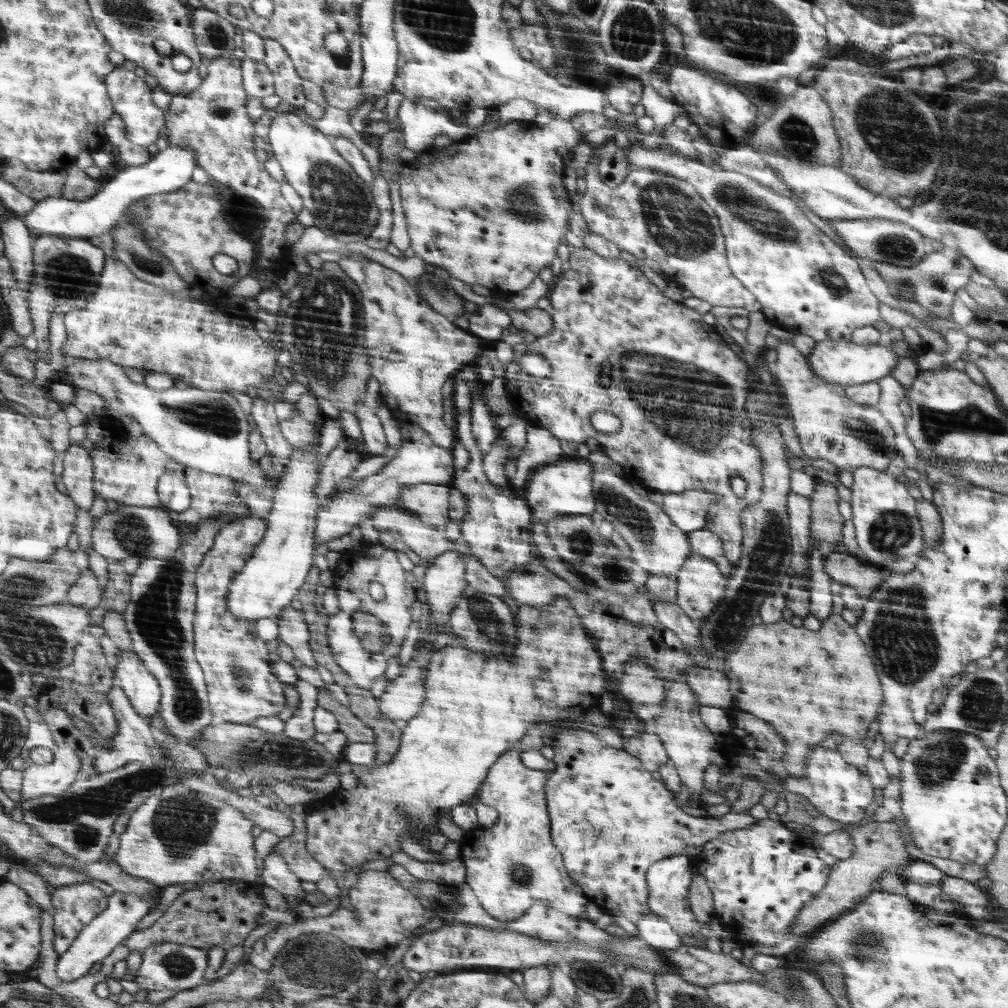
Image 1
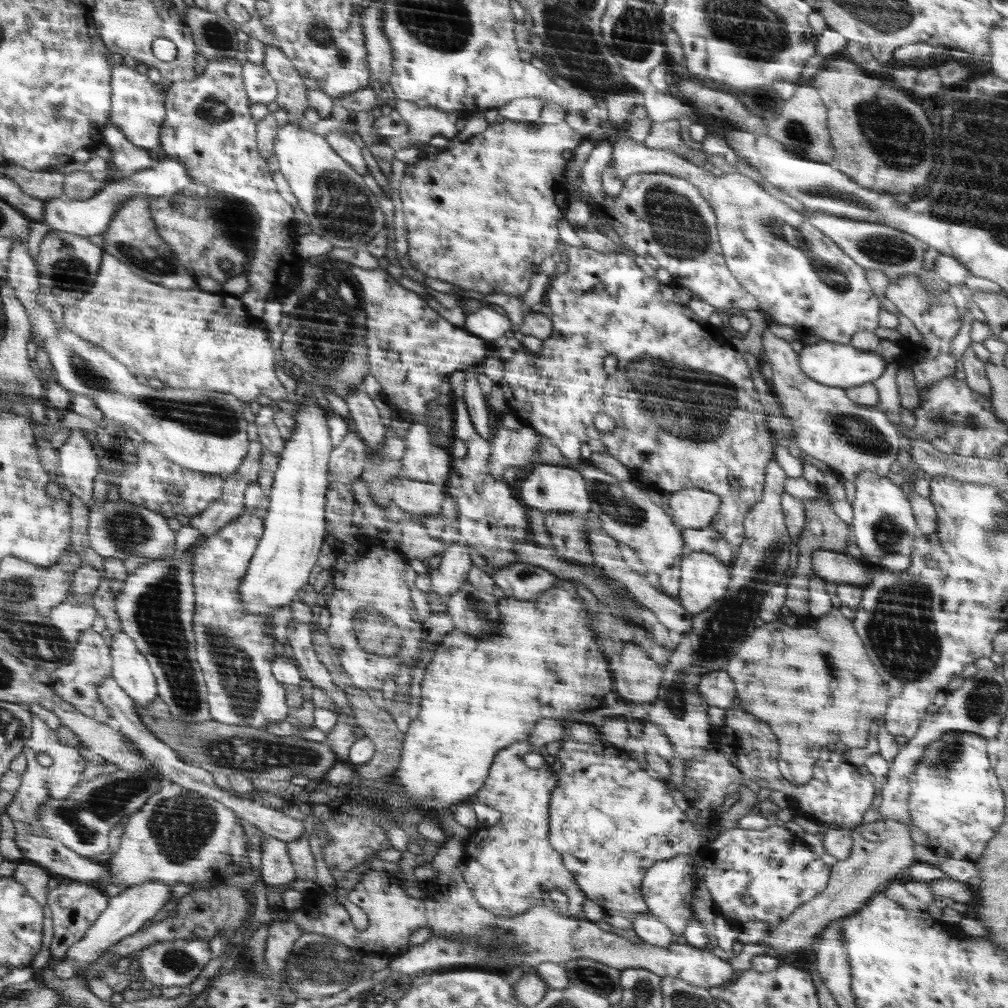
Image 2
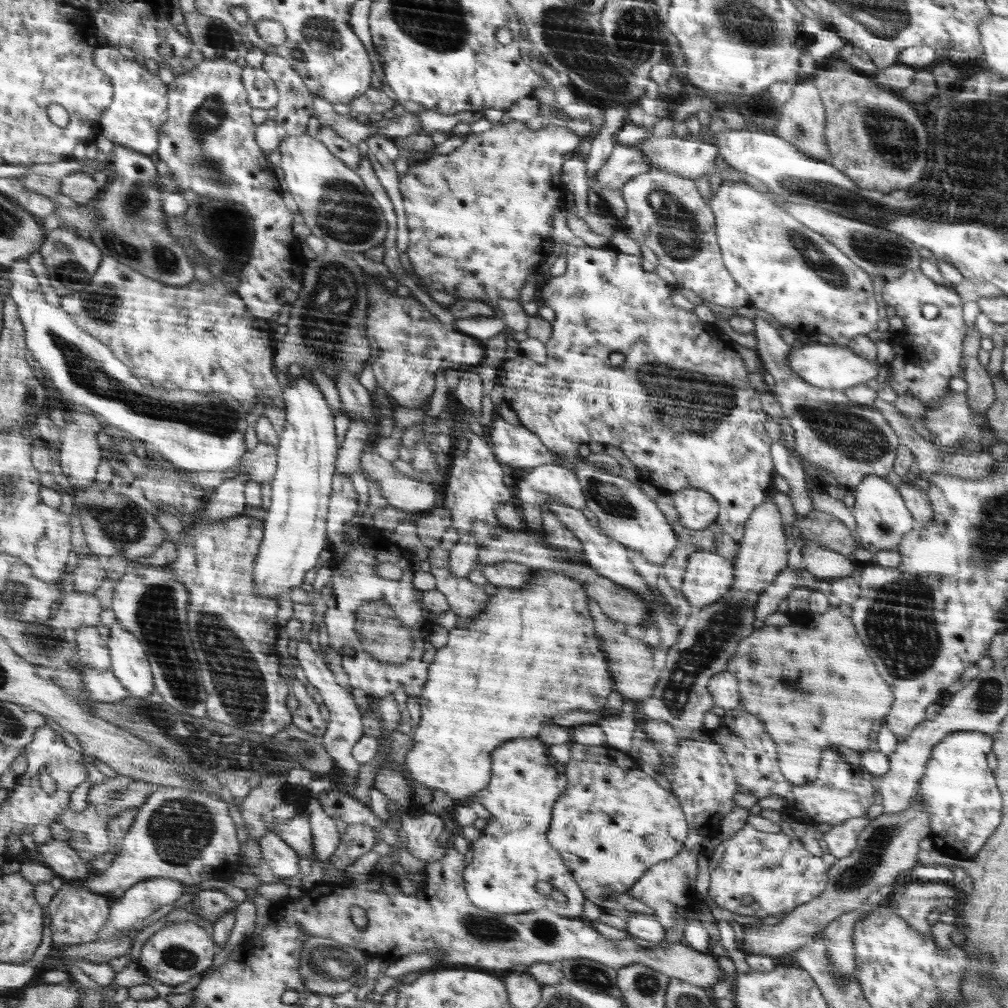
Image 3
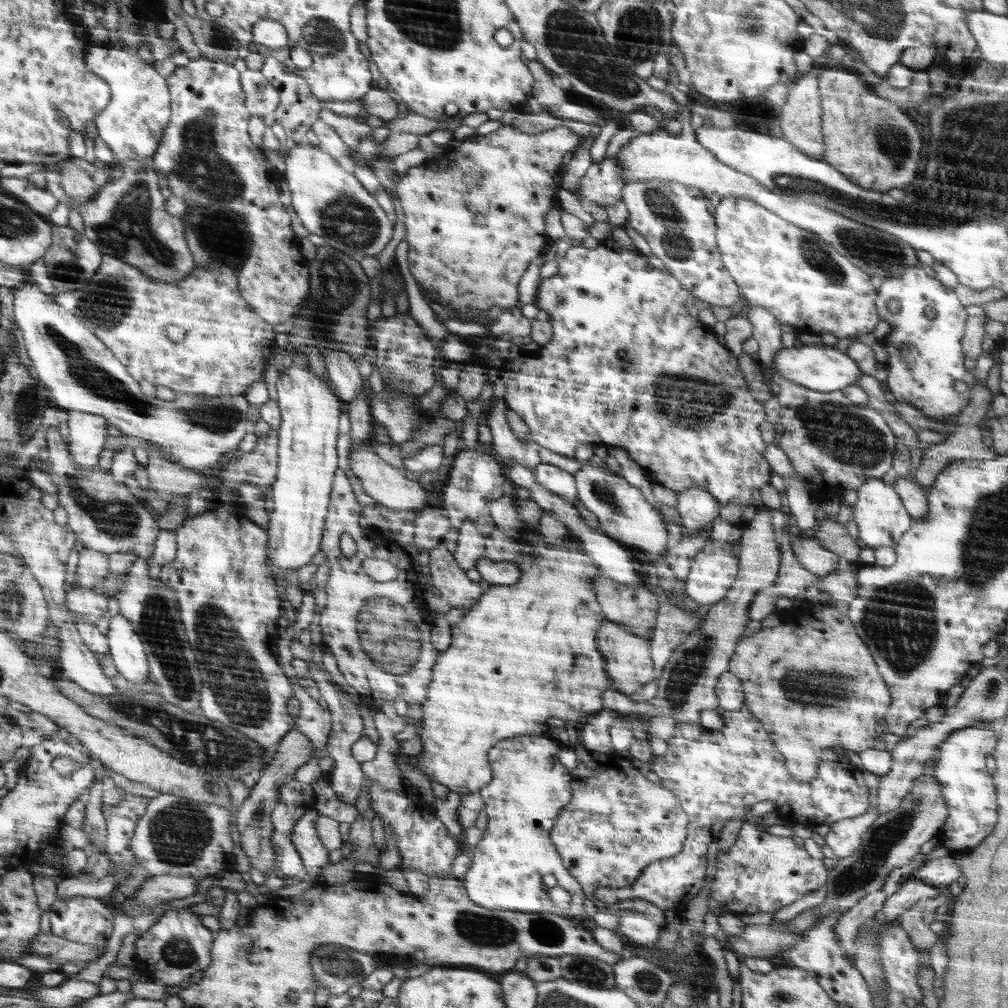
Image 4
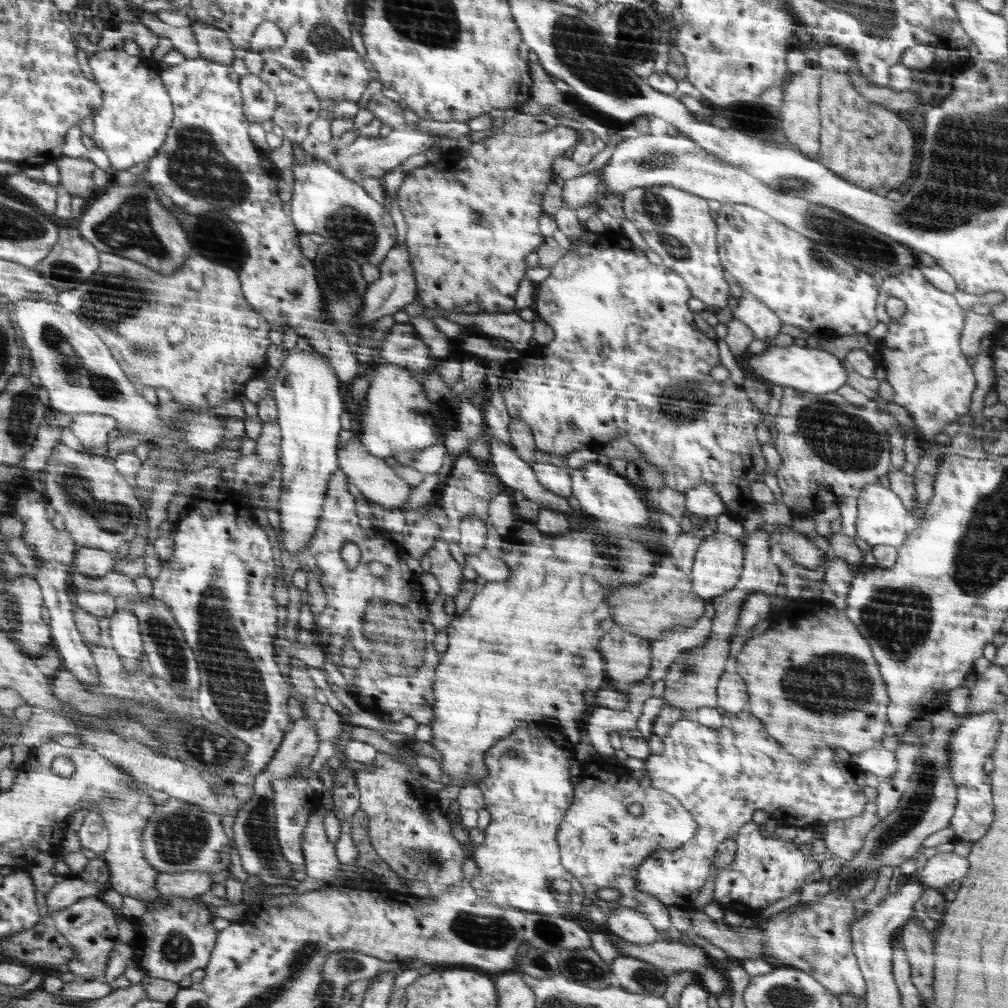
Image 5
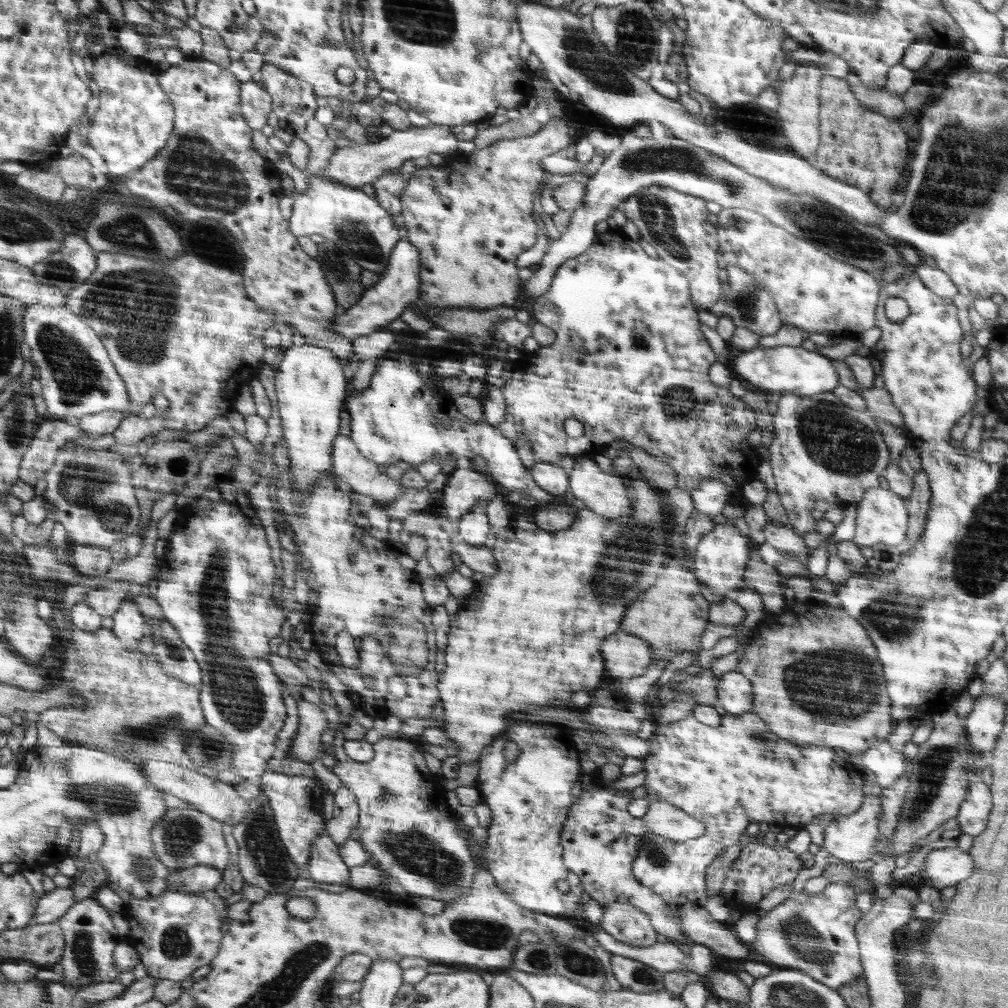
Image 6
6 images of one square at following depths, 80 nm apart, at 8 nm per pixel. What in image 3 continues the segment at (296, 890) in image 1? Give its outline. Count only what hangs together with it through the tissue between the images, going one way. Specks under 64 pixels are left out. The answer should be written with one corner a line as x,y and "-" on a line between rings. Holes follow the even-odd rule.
267,833
261,838
259,845
263,862
268,865
268,870
278,880
292,878
301,871
297,852
278,834

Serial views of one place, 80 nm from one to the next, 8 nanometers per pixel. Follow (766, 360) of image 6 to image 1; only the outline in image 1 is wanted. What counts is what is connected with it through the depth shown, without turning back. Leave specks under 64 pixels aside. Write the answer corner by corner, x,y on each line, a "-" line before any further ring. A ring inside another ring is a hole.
824,340
817,342
812,348
812,354
806,356
810,370
826,382
840,384
845,387
854,384
862,384
868,381
876,381
883,376
890,375
890,371
896,366
898,356
890,346
856,345
851,341

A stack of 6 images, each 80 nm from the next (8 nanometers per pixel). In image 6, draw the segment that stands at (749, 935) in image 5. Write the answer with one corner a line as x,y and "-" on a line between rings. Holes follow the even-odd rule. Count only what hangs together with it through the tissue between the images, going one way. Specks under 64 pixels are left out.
697,902
675,907
680,918
681,932
693,943
703,944
712,952
730,959
744,959
750,954
750,945
741,942
735,931
712,918

